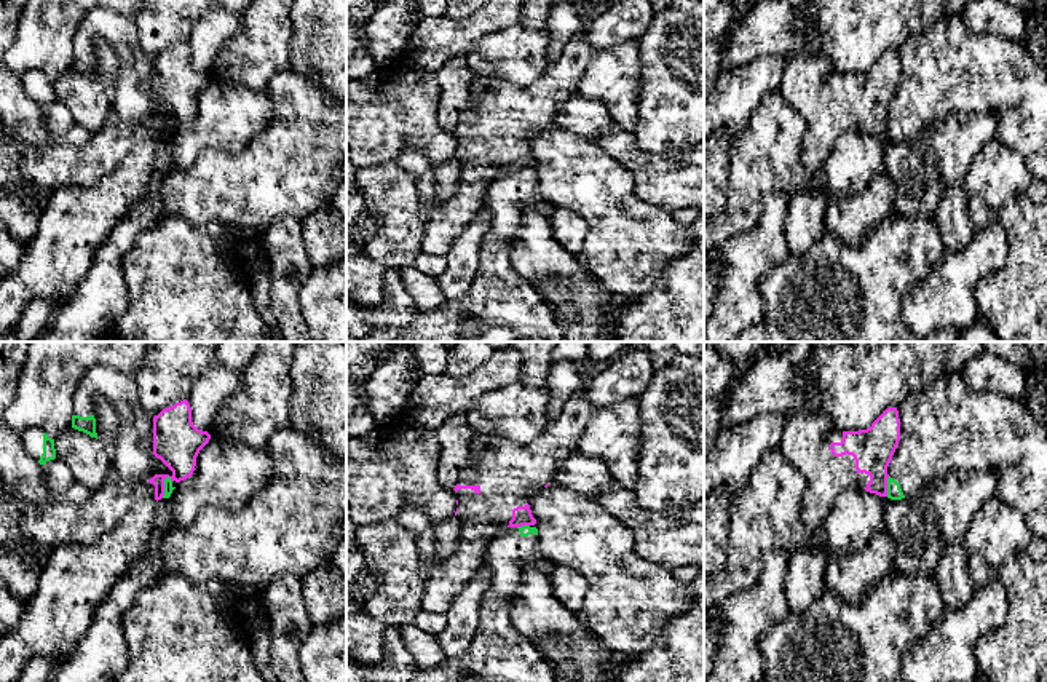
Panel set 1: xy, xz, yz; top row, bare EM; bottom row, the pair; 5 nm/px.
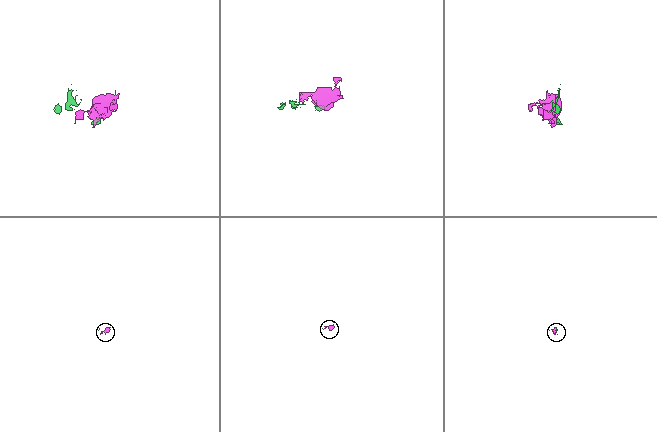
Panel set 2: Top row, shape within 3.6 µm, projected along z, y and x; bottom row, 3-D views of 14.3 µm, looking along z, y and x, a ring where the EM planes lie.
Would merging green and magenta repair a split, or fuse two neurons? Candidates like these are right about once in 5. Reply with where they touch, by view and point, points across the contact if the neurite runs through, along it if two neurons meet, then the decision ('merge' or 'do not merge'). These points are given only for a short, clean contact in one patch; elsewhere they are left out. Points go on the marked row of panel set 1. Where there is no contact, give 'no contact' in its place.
contact xy (165, 486); do not merge

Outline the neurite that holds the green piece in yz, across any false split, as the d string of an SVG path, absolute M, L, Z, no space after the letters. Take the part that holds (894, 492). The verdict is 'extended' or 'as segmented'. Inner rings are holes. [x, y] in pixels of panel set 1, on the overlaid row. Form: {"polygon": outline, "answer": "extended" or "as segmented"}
{"polygon": "M948 374L899 406L900 441L887 466L887 498L902 500L950 473L998 474L994 495L1017 510L1033 537L1047 543L1047 426L1018 398L974 393L961 374Z", "answer": "extended"}

